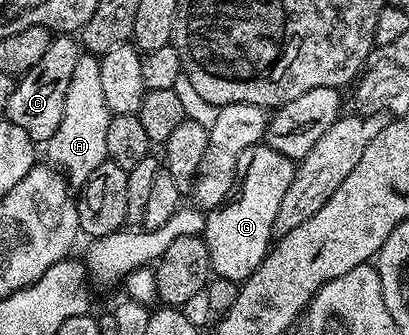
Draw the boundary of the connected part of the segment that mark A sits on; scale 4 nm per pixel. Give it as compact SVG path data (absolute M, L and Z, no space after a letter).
M87 51L81 52L78 63L70 74L70 87L66 87L62 123L58 123L58 131L54 131L54 135L46 143L47 160L66 175L69 186L84 186L86 179L90 179L94 172L94 167L108 160L106 127L110 127L112 116L114 115L106 107L106 98L102 92L100 57Z

